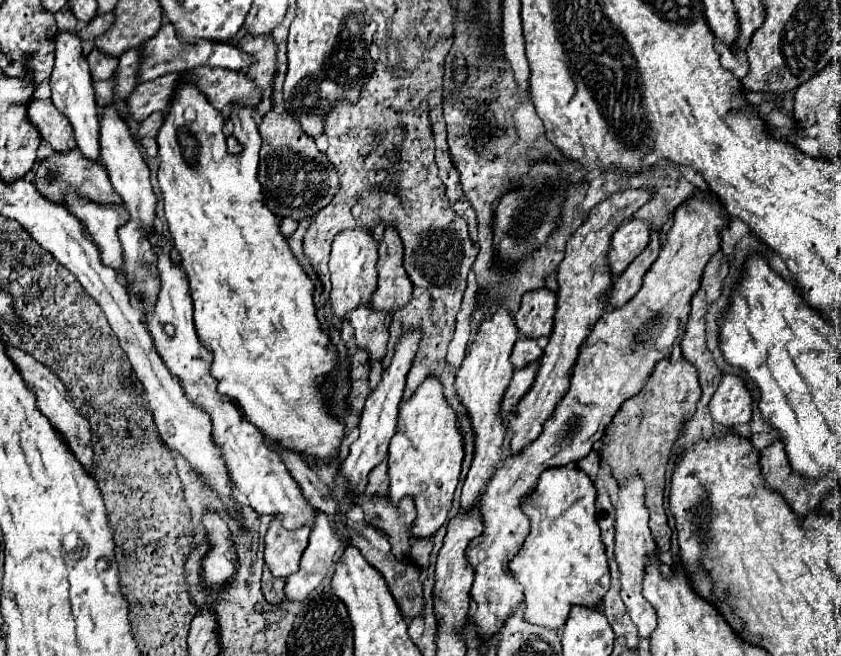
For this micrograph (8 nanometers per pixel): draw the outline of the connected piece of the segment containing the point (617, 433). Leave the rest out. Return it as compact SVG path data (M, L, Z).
M661 359L651 377L647 379L645 387L627 399L619 413L613 417L611 425L605 429L605 445L603 455L607 463L611 465L611 473L615 479L623 479L625 475L639 473L645 479L647 495L645 505L649 509L649 529L657 541L657 547L661 551L669 551L669 539L671 529L667 525L667 515L663 509L663 489L665 489L665 467L669 461L671 447L683 427L683 423L693 415L695 403L701 397L699 387L699 375L693 363L687 359L677 359L671 363L671 359Z

